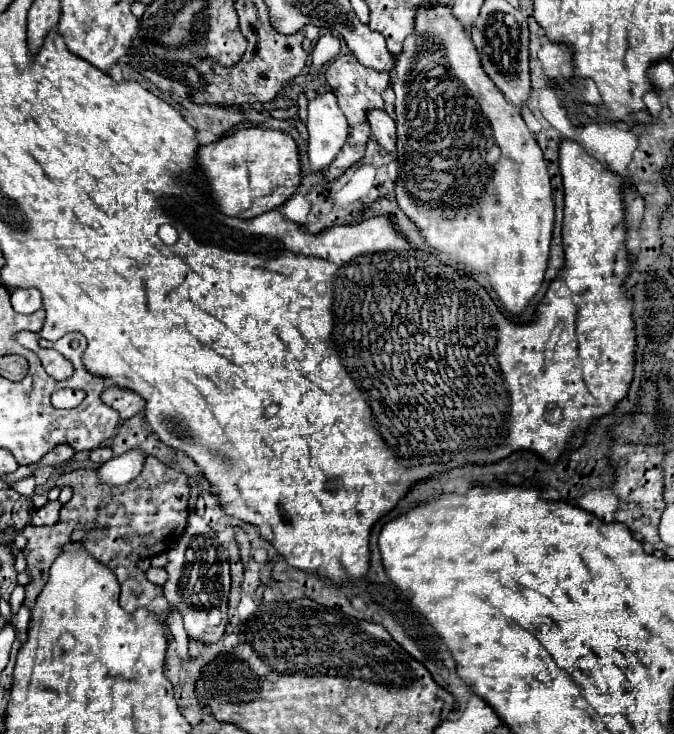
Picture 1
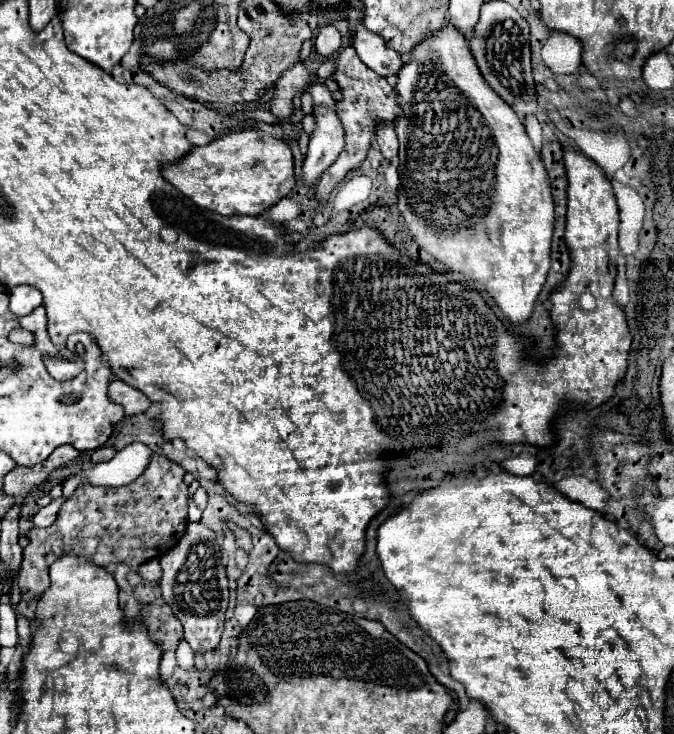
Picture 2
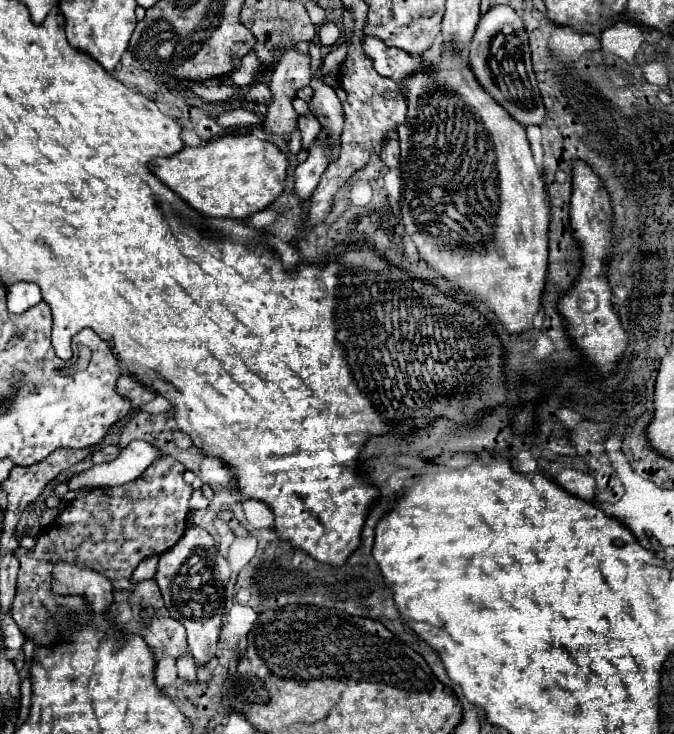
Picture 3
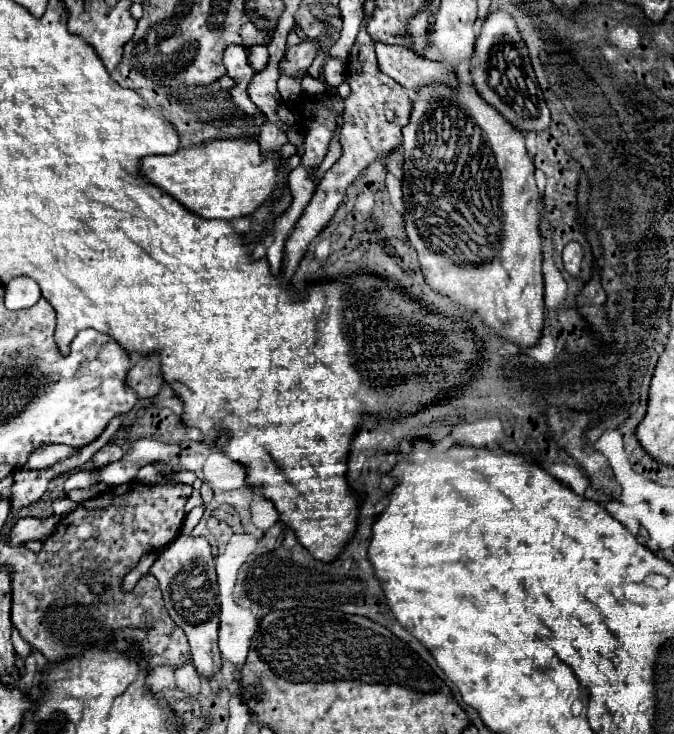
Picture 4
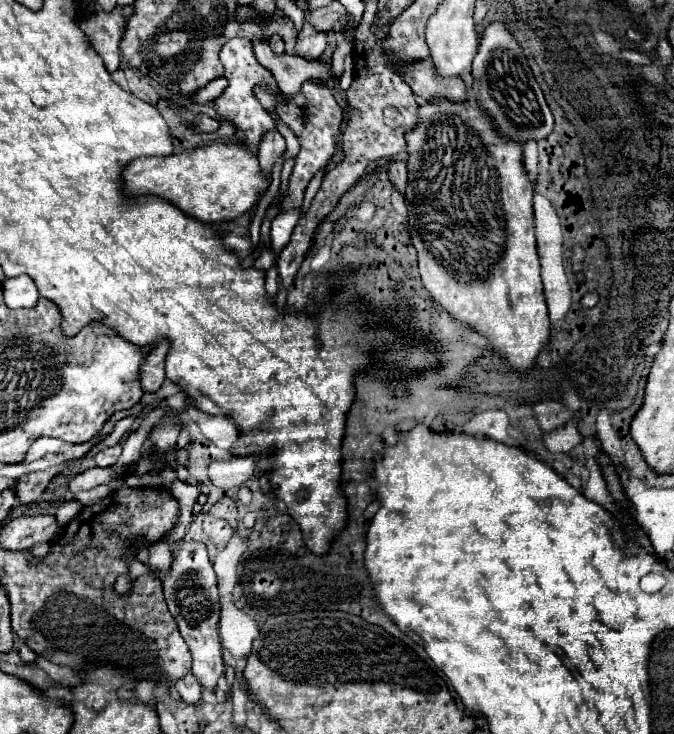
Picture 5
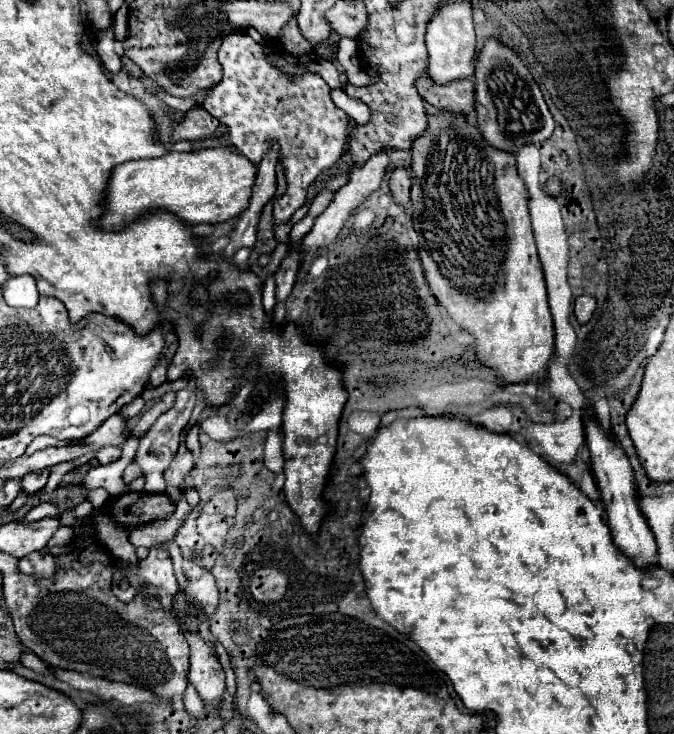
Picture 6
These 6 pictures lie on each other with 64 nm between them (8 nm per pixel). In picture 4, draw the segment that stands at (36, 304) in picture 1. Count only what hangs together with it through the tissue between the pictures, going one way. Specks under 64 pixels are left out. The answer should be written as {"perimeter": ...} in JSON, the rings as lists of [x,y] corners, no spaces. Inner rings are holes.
{"perimeter":[[[18,276],[6,284],[6,306],[10,310],[24,310],[40,300],[38,284],[28,276]]]}

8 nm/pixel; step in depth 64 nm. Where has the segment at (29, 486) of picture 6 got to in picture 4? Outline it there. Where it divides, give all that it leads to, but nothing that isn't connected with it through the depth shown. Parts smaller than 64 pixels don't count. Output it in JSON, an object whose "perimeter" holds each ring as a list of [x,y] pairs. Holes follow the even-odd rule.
{"perimeter":[[[54,470],[44,472],[14,472],[14,486],[12,486],[12,512],[16,514],[20,508],[36,502],[48,488],[48,482],[54,478]]]}

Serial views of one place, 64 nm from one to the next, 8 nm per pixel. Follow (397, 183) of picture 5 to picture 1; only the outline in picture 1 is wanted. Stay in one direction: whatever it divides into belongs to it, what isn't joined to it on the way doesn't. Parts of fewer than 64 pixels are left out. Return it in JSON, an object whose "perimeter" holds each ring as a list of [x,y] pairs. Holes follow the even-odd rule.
{"perimeter":[[[372,110],[368,112],[368,120],[372,126],[372,136],[376,136],[376,142],[382,150],[394,152],[396,150],[396,124],[386,114],[386,110]]]}

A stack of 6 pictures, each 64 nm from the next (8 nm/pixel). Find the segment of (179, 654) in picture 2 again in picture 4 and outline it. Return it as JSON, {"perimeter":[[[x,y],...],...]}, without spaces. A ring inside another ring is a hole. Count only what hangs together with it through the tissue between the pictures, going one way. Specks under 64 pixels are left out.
{"perimeter":[[[186,664],[184,668],[176,670],[176,688],[180,688],[188,696],[200,694],[200,676],[196,676],[192,664]]]}

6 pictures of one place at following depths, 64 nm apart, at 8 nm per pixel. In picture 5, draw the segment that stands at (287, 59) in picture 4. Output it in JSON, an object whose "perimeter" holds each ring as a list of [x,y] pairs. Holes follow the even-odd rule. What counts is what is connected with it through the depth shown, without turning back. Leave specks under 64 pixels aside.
{"perimeter":[[[304,20],[302,30],[298,32],[298,44],[296,44],[296,54],[304,58],[320,58],[328,42],[328,34],[320,32],[310,26],[308,20]]]}

